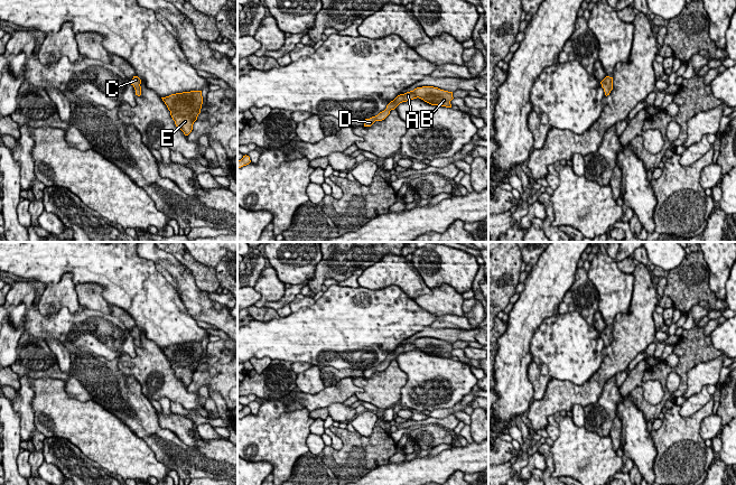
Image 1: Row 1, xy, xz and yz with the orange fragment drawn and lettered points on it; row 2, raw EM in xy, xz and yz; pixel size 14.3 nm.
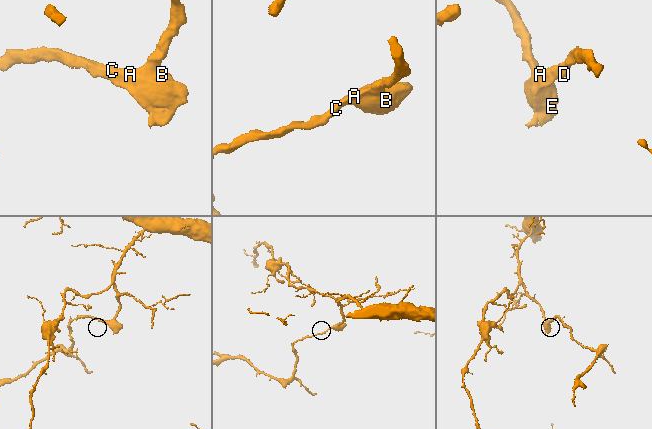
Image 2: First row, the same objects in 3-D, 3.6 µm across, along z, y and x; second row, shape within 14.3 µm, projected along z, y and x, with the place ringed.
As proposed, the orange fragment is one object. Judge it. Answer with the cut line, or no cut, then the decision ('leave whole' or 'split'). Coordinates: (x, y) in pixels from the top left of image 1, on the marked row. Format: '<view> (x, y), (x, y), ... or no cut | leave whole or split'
no cut | leave whole

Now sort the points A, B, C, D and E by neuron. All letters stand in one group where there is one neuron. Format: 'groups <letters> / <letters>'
groups A B C D E

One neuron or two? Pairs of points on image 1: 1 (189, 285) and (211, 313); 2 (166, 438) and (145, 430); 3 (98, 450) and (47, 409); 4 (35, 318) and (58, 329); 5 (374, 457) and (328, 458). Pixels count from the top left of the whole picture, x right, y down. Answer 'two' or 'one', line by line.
1: one
2: one
3: one
4: one
5: one

